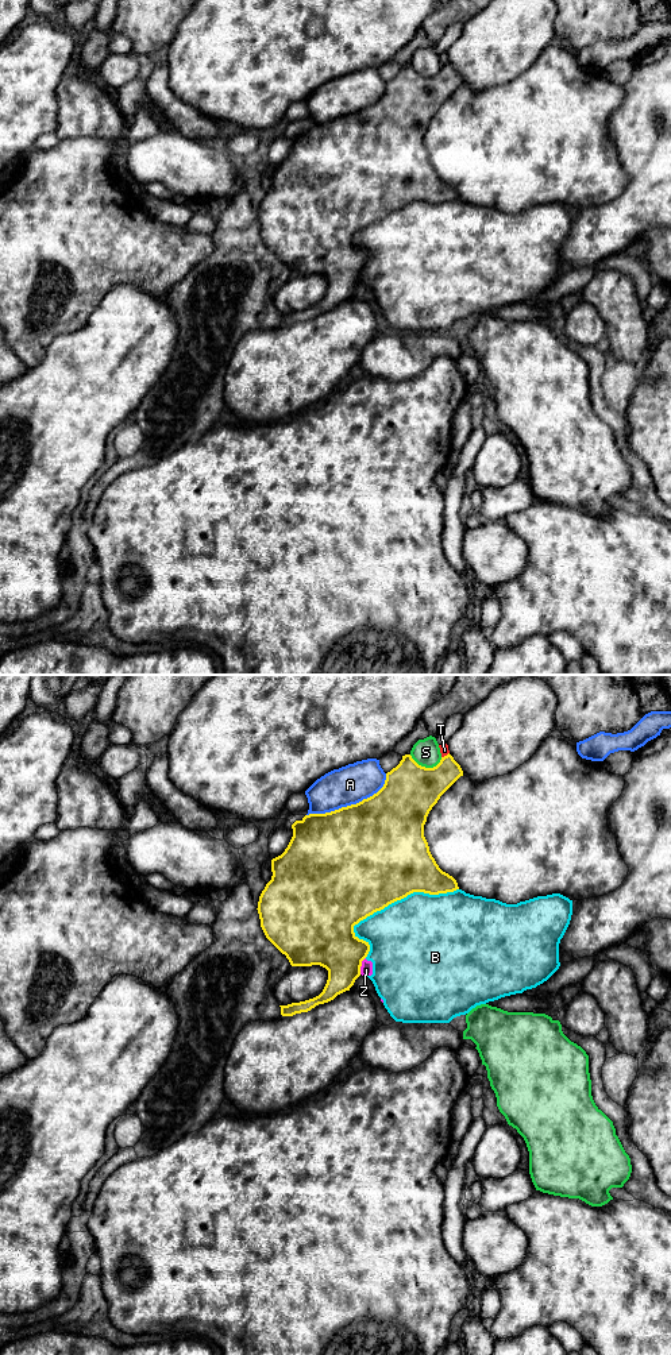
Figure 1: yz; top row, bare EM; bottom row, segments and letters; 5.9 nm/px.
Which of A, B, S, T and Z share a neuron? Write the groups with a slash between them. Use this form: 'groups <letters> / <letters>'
groups A / B Z / S / T

